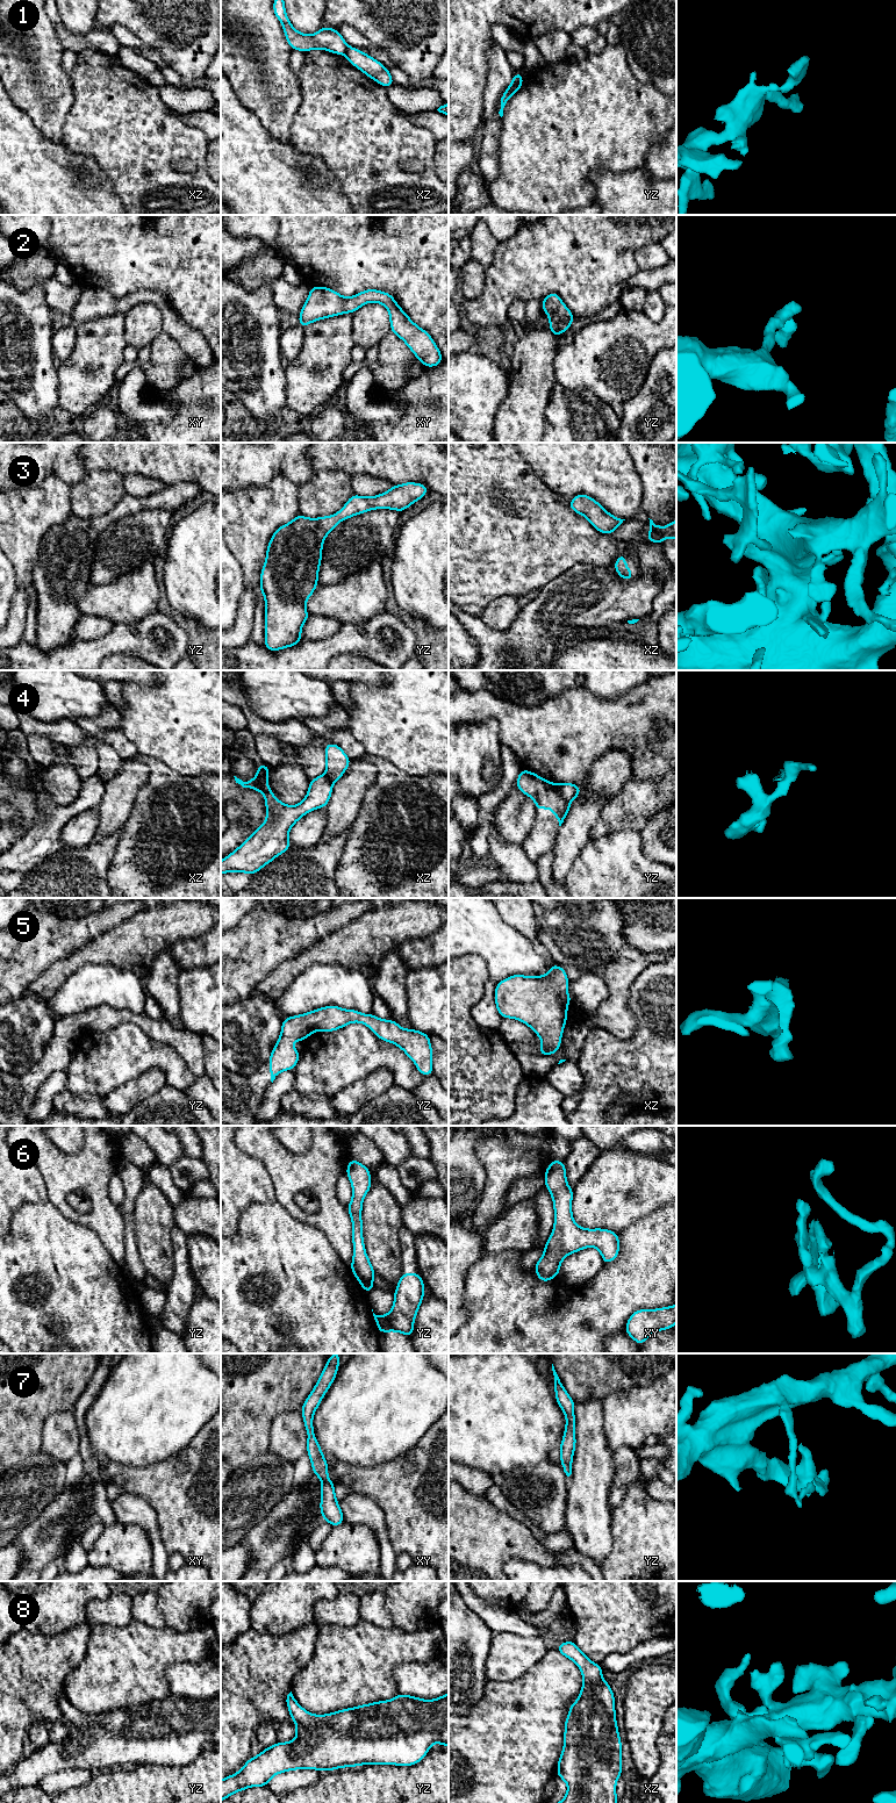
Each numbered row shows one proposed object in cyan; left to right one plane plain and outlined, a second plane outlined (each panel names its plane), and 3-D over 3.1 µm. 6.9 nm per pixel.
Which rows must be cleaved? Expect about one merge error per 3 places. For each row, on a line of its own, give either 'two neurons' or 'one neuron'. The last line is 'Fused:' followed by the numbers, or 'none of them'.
1: two neurons
2: one neuron
3: one neuron
4: two neurons
5: one neuron
6: one neuron
7: one neuron
8: one neuron
Fused: 1, 4

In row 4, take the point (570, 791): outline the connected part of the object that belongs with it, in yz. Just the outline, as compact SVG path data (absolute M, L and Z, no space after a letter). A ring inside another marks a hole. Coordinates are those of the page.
M559 783L557 790L567 803L573 802L581 792L580 786L573 783Z

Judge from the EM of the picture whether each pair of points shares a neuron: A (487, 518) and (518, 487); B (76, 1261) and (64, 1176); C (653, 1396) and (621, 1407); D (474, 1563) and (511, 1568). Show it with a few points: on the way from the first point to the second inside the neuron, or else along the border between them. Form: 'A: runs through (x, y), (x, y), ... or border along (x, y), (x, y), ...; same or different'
A: runs through (495, 511), (510, 495); same
B: border along (49, 1202), (67, 1218), (86, 1225), (94, 1232); different
C: runs through (645, 1405), (643, 1407), (629, 1407); same
D: border along (530, 1560), (510, 1559), (502, 1568); different

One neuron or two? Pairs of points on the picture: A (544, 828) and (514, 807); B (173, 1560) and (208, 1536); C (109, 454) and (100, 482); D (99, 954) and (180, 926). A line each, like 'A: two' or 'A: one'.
A: two
B: two
C: two
D: one

